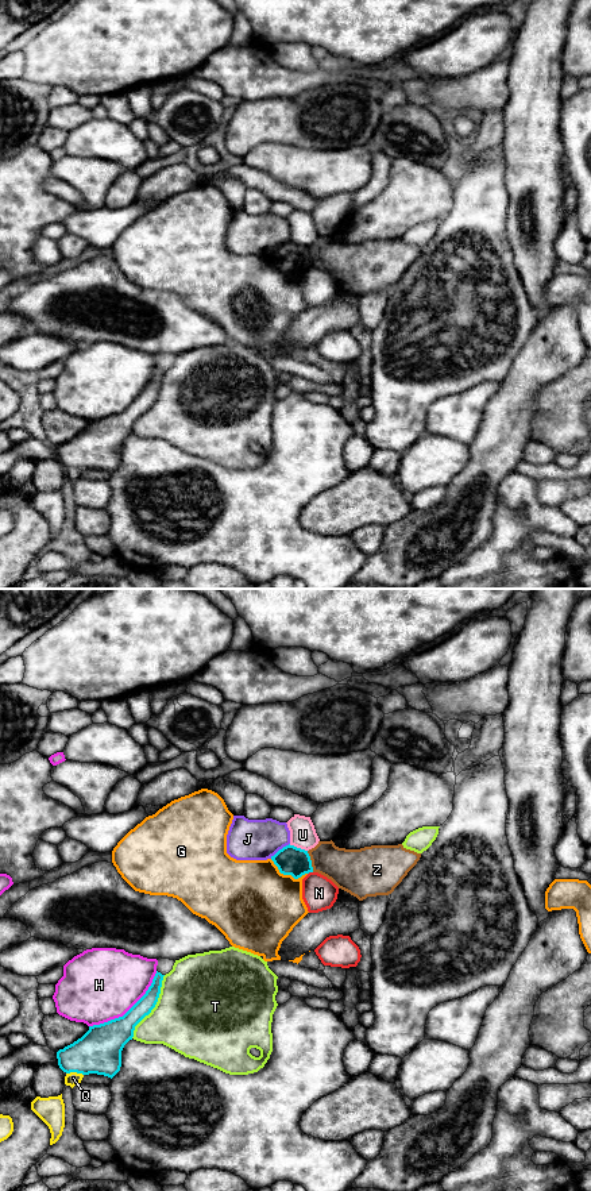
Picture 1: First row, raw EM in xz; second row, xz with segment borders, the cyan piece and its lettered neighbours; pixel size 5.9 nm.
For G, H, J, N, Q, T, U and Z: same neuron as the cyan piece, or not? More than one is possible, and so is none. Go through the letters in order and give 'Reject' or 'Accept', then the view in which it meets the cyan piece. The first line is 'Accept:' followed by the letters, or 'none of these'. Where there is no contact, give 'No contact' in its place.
Accept: none of these
G: Reject. Touches cyan in xz
H: Reject. Touches cyan in xz
J: Reject. Touches cyan in xz
N: Reject. Touches cyan in xz
Q: Reject. Touches cyan in xz
T: Reject. Touches cyan in xz
U: Reject. Touches cyan in xz
Z: Reject. Touches cyan in xz

